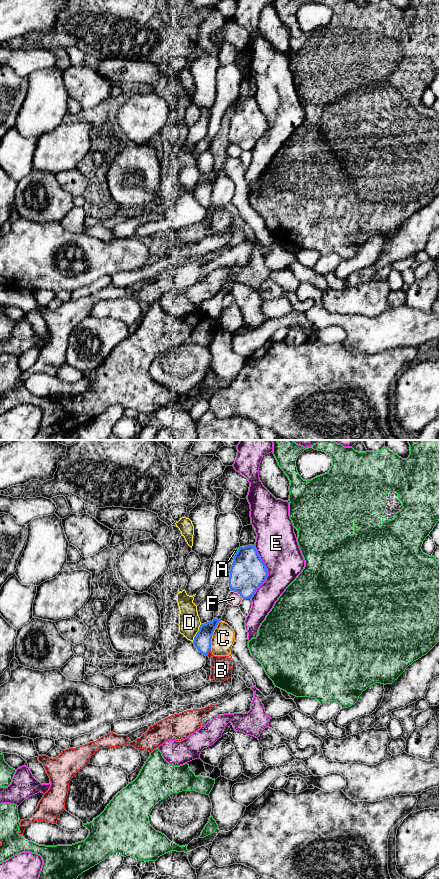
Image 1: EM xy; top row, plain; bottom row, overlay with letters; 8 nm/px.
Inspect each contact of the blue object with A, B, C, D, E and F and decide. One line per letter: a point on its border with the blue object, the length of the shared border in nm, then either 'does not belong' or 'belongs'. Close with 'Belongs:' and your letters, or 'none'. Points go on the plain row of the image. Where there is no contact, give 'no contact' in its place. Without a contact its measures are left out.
A: meets blue in xy at (236, 104); contact 80 nm long; does not belong
B: meets blue in xy at (208, 203); contact 70 nm long; belongs
C: meets blue in xy at (212, 186); contact 240 nm long; does not belong
D: meets blue in xy at (197, 185); contact 160 nm long; does not belong
E: meets blue in xy at (267, 124); contact 440 nm long; does not belong
F: meets blue in xy at (237, 144); contact 120 nm long; does not belong
Belongs: B

